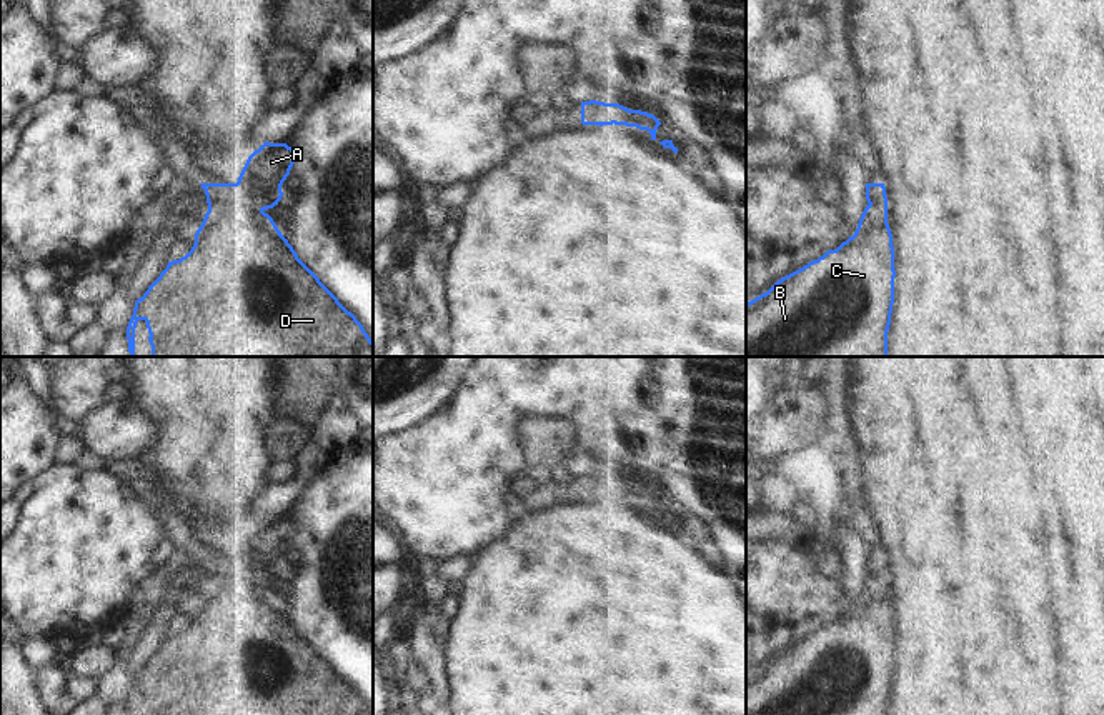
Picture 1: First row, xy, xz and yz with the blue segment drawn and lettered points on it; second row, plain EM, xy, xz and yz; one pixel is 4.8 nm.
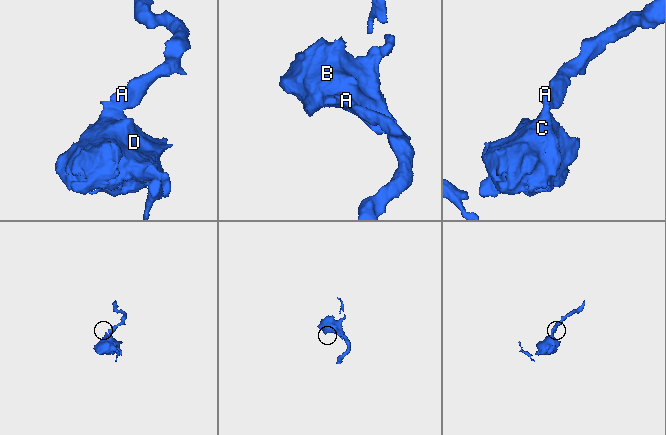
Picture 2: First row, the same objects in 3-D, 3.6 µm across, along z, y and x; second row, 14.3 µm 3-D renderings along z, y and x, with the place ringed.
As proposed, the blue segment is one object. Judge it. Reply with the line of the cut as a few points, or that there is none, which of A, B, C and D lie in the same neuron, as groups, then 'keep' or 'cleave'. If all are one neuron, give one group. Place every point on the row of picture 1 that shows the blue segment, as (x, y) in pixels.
no cut; A B C D; keep

